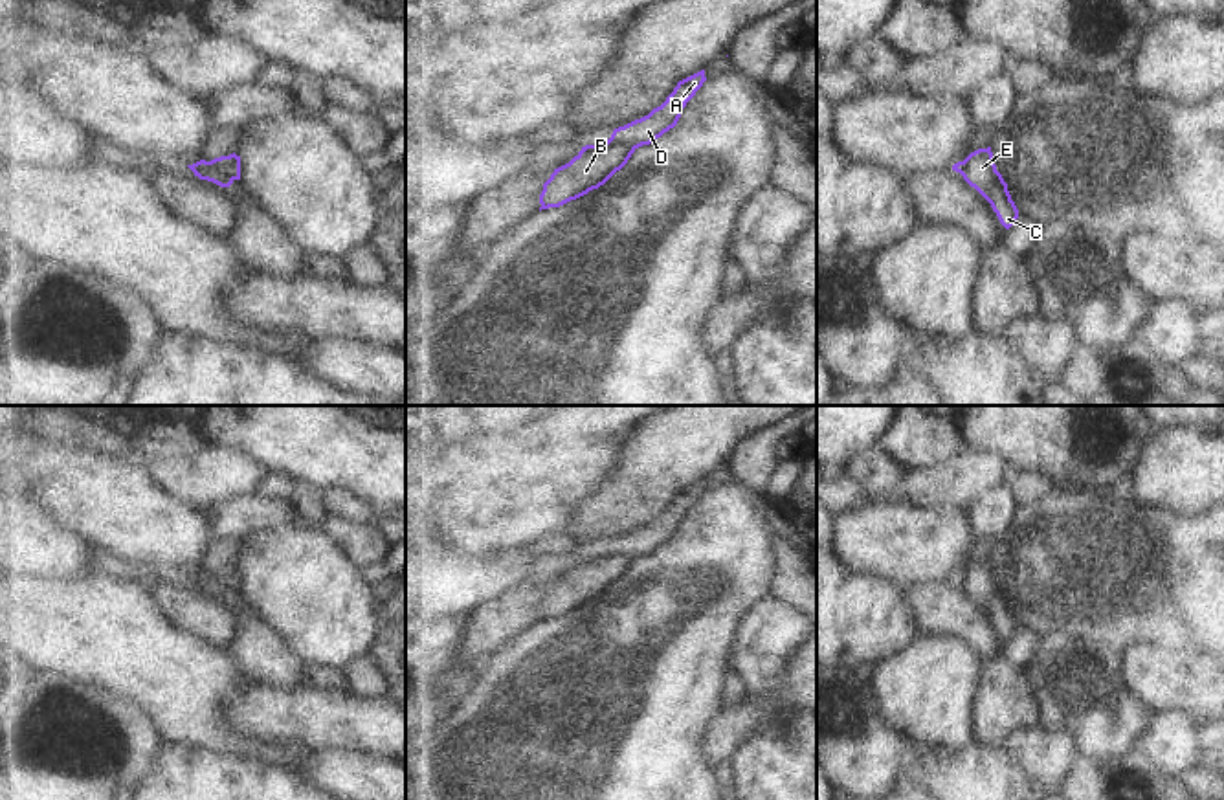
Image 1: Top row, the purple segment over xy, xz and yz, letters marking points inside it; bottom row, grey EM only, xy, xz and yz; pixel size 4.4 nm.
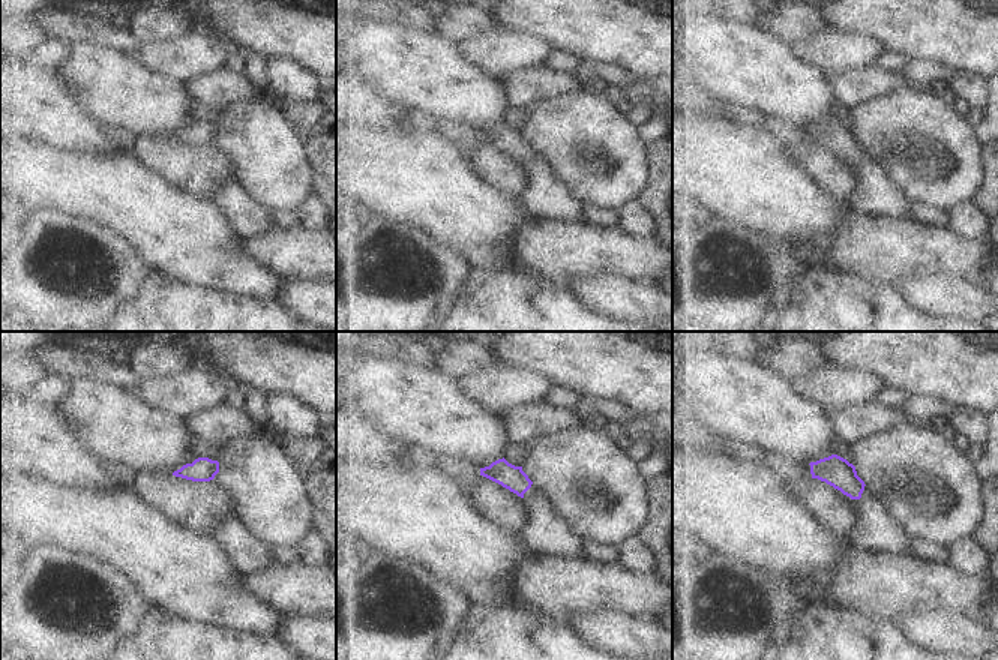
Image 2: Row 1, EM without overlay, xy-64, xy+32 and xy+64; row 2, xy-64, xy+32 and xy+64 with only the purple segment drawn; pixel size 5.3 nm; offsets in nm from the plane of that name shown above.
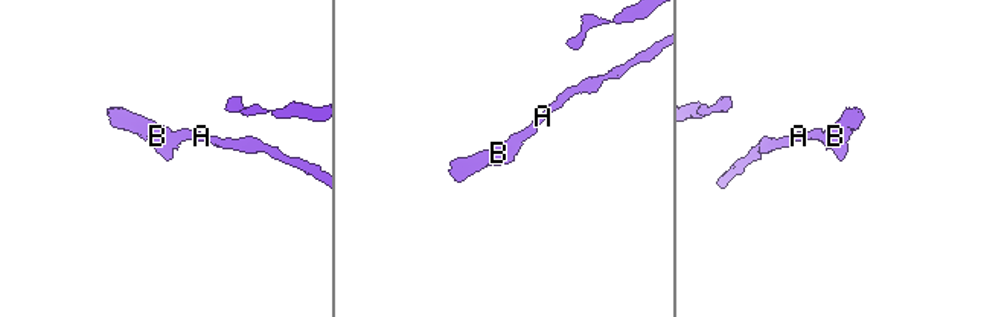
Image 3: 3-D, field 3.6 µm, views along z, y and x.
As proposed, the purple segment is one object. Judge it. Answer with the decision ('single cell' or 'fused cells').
fused cells

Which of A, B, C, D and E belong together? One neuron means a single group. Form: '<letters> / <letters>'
A D / B C E

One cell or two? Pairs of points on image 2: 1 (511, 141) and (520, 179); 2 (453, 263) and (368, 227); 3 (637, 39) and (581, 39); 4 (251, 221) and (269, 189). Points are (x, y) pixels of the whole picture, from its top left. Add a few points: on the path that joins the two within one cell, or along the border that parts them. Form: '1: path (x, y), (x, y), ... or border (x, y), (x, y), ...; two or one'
1: border (483, 141), (524, 164), (524, 192); two
2: path (432, 254), (414, 239), (401, 236), (389, 227); one
3: path (623, 39), (595, 39); one
4: border (236, 179), (273, 210); two

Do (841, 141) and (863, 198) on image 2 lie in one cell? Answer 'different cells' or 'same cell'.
same cell

